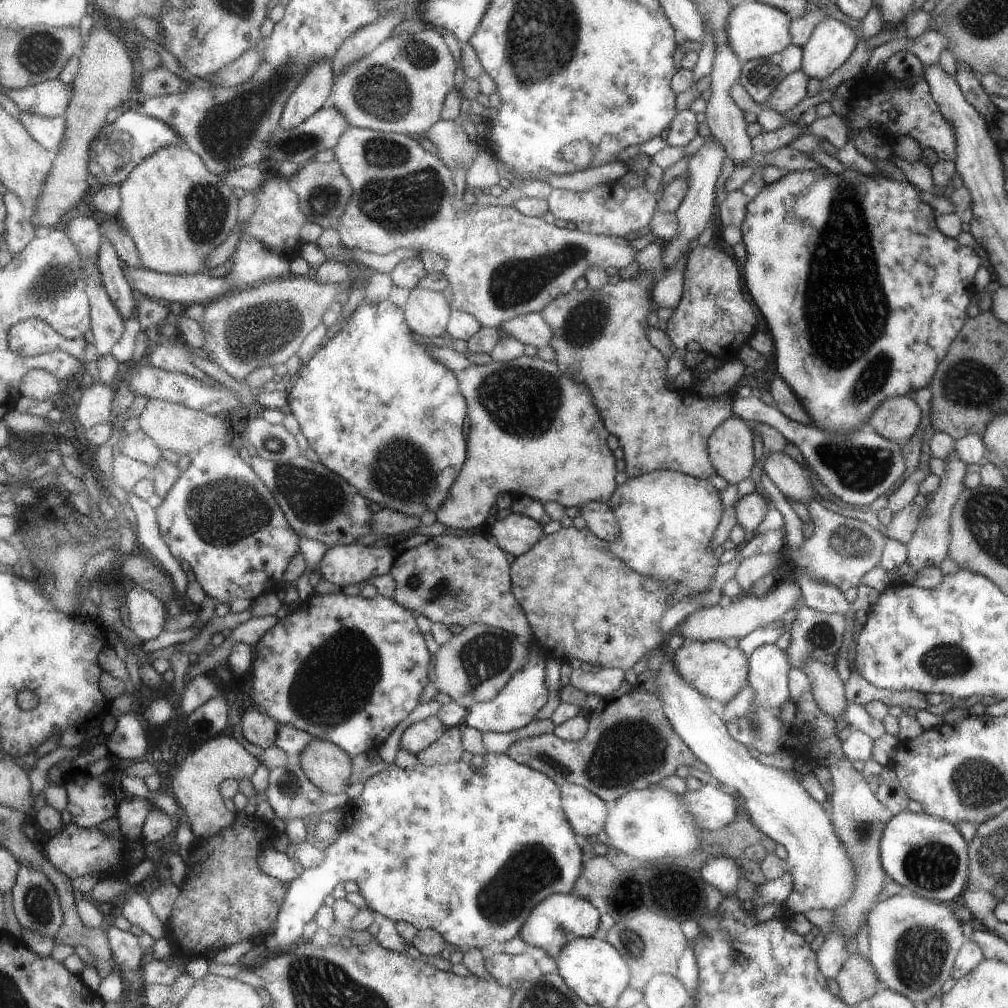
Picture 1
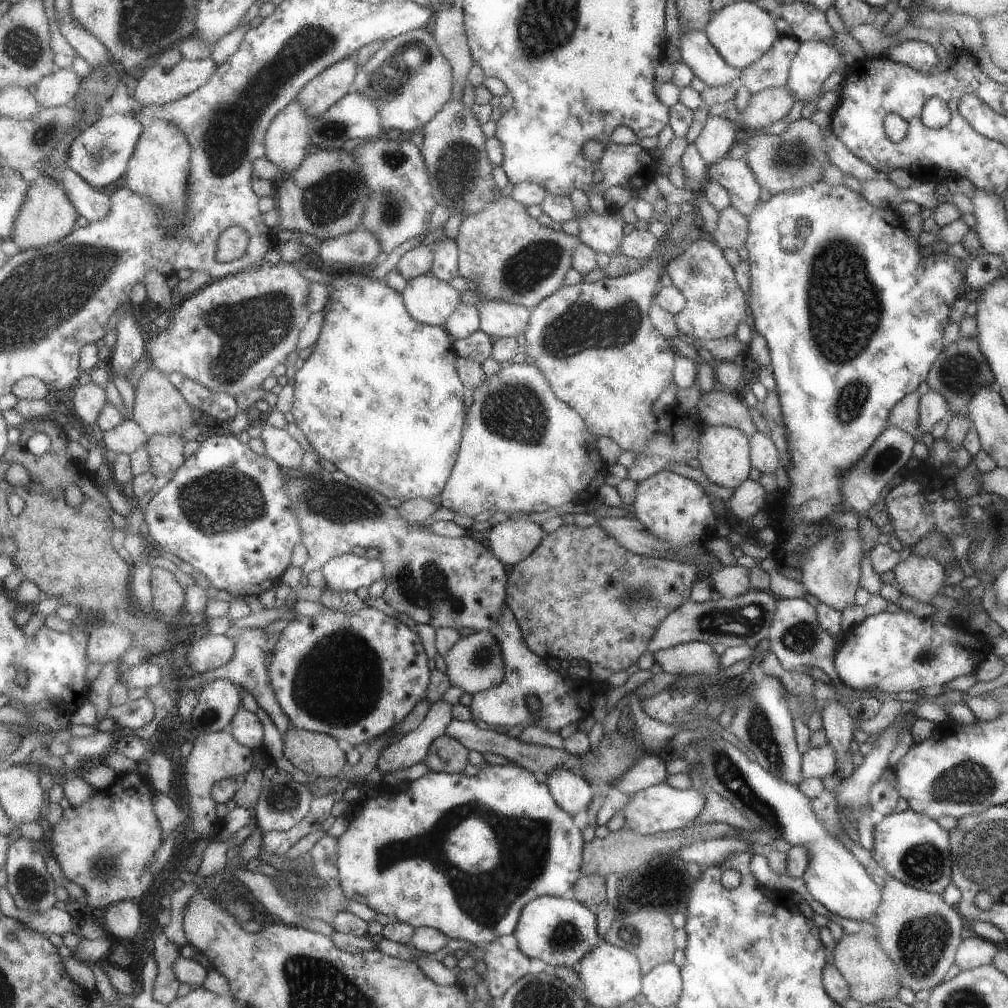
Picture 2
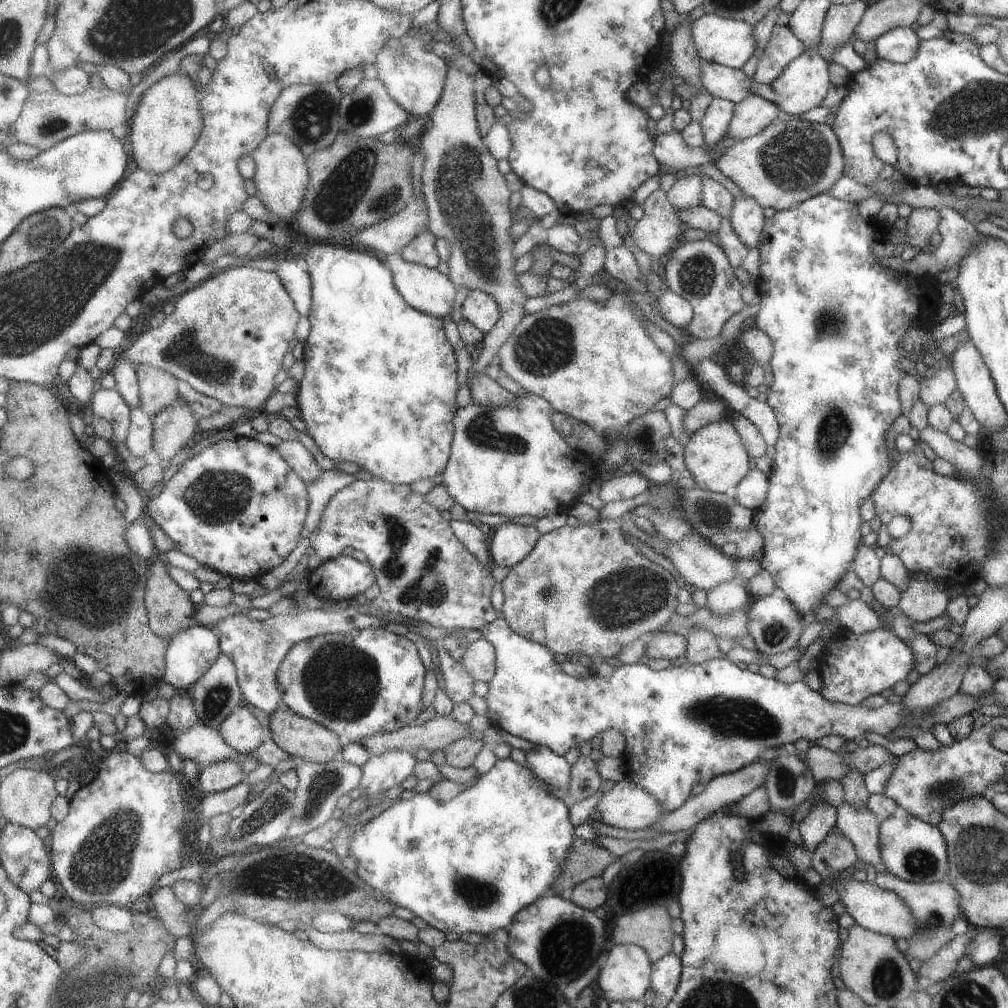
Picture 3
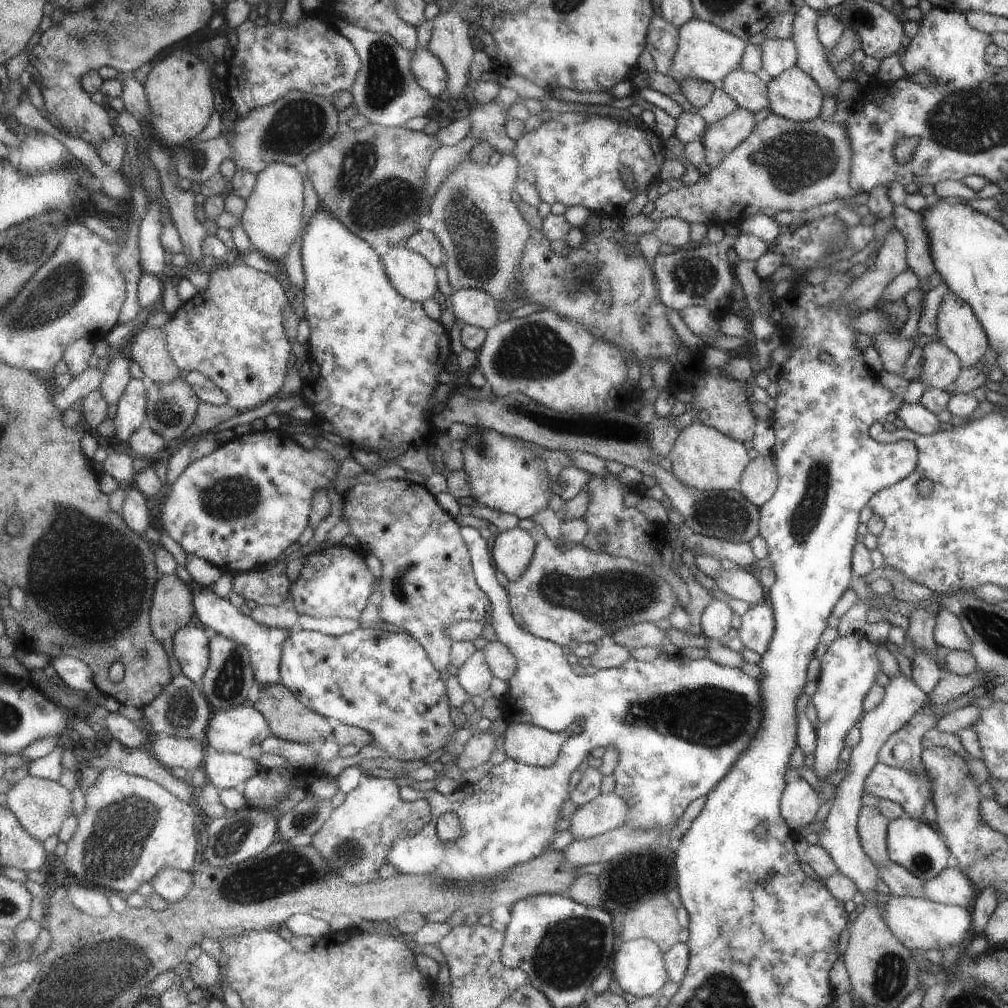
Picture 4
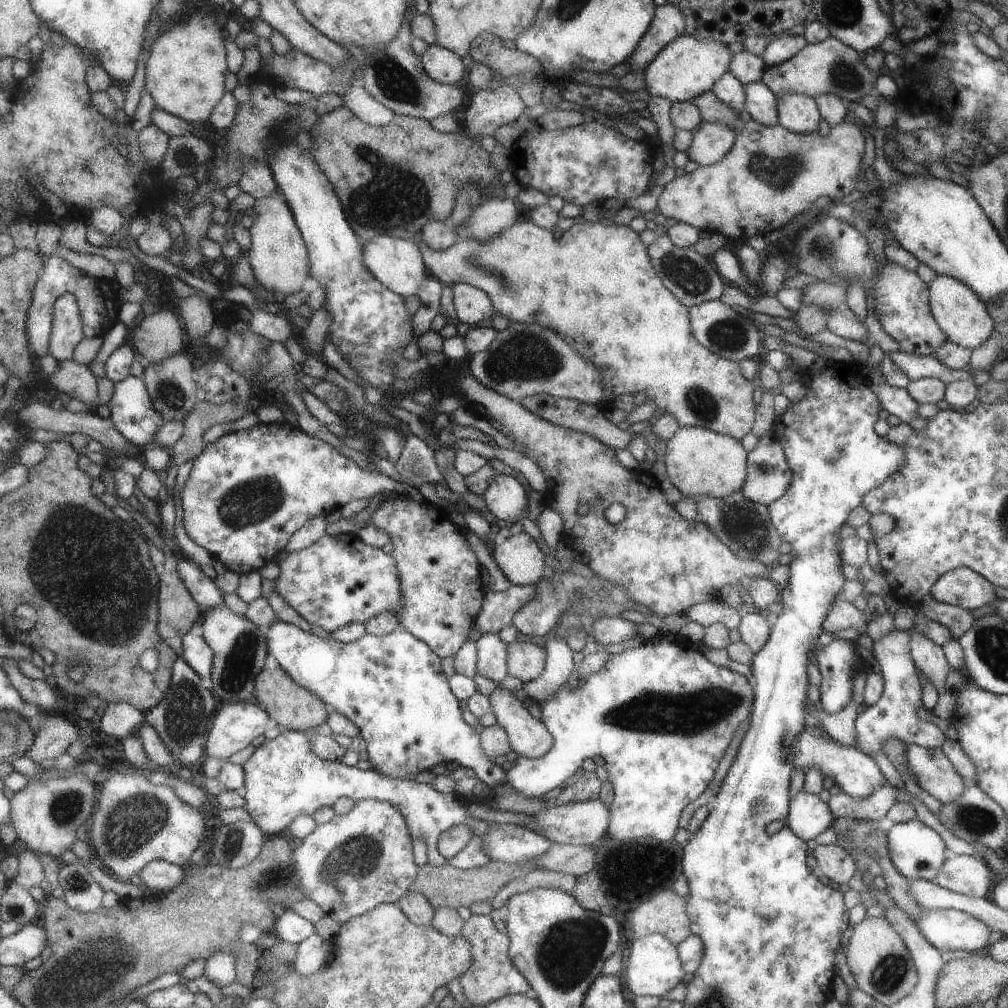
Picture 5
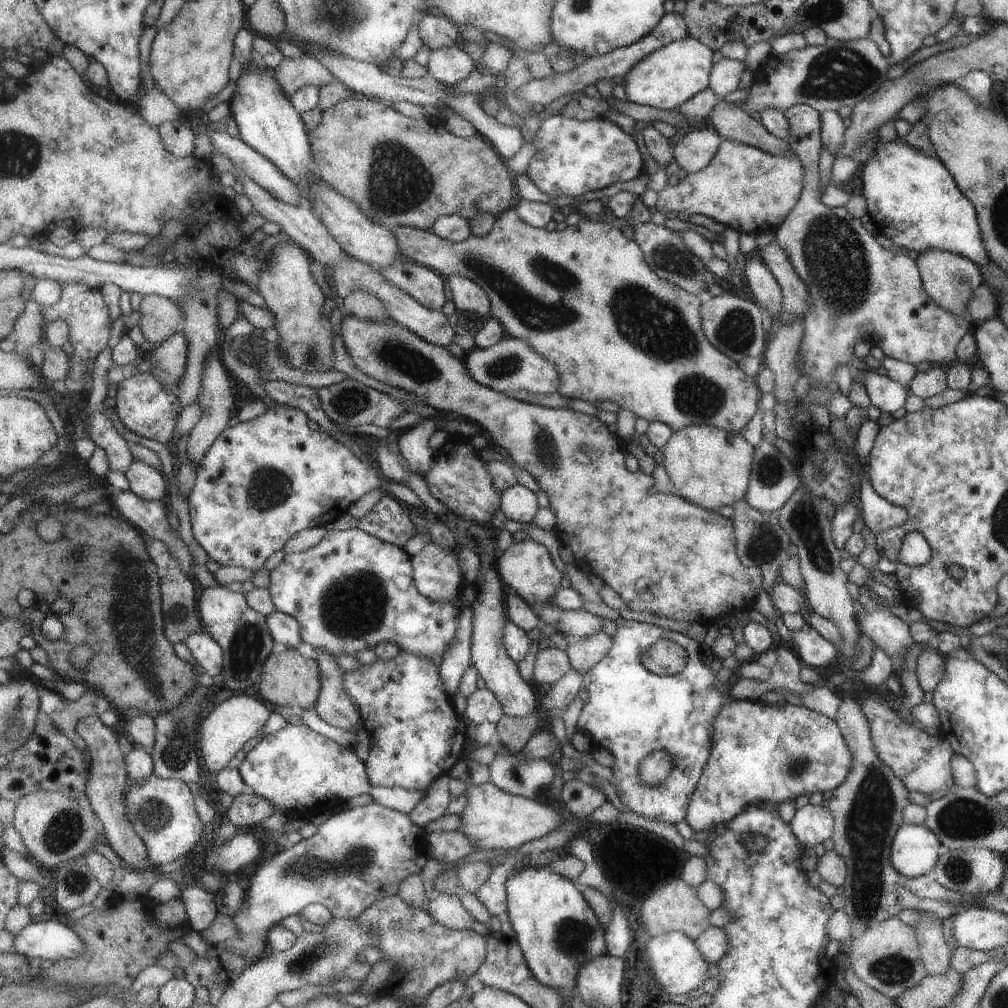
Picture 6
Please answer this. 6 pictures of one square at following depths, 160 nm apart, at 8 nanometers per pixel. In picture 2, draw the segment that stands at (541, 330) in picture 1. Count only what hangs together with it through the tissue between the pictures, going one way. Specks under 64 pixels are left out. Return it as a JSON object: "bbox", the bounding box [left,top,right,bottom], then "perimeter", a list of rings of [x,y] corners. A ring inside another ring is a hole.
{"bbox":[476,299,532,337],"perimeter":[[[501,299],[476,303],[480,314],[480,329],[494,337],[514,337],[527,330],[532,310]]]}

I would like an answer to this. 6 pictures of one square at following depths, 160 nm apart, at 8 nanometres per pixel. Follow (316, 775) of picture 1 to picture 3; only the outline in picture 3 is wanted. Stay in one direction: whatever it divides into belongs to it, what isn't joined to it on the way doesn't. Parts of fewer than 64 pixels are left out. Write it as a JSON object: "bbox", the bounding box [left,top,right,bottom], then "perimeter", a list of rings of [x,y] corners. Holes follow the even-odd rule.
{"bbox":[268,706,345,763],"perimeter":[[[279,706],[273,714],[268,715],[270,720],[269,735],[270,738],[287,754],[299,757],[307,762],[311,763],[327,763],[331,760],[339,758],[341,750],[343,750],[345,743],[343,739],[329,730],[329,728],[309,720],[309,718],[303,718],[299,714],[295,714],[293,710],[289,710],[287,706]]]}

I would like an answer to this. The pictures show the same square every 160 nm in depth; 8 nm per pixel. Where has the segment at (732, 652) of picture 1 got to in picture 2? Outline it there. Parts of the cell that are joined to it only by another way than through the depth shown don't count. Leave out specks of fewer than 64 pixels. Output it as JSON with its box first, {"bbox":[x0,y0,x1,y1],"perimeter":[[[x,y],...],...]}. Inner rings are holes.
{"bbox":[653,641,718,675],"perimeter":[[[689,641],[679,643],[653,654],[655,664],[663,672],[679,675],[707,675],[715,672],[718,658],[709,643]]]}

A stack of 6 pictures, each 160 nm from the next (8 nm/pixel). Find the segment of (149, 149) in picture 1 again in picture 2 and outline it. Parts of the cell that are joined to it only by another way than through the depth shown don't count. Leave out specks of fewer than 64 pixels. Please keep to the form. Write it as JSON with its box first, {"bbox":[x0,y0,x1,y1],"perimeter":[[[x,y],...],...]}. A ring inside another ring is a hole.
{"bbox":[66,111,143,191],"perimeter":[[[135,111],[128,114],[109,112],[87,126],[71,142],[66,164],[96,189],[101,190],[113,184],[111,188],[107,188],[110,191],[124,180],[125,173],[128,172],[128,162],[132,160],[143,132],[143,123],[137,119]]]}

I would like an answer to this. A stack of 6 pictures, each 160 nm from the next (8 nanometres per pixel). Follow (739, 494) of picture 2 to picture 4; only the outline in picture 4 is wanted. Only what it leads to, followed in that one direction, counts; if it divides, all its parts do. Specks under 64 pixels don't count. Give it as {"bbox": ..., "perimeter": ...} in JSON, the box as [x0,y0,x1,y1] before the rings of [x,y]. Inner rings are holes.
{"bbox":[736,452,778,507],"perimeter":[[[770,452],[765,456],[757,455],[745,465],[736,490],[747,502],[760,507],[775,492],[777,481],[778,474]]]}

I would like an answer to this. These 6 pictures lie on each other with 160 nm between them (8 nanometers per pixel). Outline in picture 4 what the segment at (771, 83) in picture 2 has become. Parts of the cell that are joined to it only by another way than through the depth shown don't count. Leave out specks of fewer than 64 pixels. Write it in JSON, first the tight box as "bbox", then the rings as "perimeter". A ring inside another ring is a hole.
{"bbox":[760,38,796,80],"perimeter":[[[765,38],[760,44],[760,49],[760,74],[767,80],[796,63],[796,46],[789,39]]]}

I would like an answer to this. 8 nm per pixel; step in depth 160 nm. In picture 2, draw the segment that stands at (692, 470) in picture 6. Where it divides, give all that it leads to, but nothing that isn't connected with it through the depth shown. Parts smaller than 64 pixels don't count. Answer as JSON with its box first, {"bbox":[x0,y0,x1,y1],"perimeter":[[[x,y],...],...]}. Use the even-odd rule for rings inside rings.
{"bbox":[697,425,752,489],"perimeter":[[[709,425],[698,438],[697,462],[707,480],[717,487],[734,489],[739,486],[752,468],[748,455],[748,438],[735,427]]]}

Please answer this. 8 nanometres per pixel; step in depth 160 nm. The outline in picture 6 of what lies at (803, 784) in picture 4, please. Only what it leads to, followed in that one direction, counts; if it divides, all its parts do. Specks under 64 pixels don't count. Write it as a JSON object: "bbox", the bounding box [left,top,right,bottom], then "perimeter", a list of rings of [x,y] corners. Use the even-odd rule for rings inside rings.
{"bbox":[789,804,832,848],"perimeter":[[[805,804],[795,810],[789,827],[803,847],[812,848],[831,837],[832,817],[822,805]]]}

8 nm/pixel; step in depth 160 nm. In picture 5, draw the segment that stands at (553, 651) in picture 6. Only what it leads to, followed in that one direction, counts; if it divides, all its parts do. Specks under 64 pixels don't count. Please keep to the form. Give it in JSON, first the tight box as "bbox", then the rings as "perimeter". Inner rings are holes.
{"bbox":[508,641,548,683],"perimeter":[[[519,641],[510,644],[508,649],[508,674],[520,679],[523,683],[537,680],[548,665],[548,650],[530,641]]]}

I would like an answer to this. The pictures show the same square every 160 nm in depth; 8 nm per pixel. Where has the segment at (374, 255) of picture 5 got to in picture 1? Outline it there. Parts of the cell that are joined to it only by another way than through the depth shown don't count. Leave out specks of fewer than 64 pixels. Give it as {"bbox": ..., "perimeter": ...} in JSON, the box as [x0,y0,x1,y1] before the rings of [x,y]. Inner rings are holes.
{"bbox":[403,289,452,338],"perimeter":[[[414,289],[403,310],[415,334],[425,338],[446,337],[452,310],[440,292]]]}

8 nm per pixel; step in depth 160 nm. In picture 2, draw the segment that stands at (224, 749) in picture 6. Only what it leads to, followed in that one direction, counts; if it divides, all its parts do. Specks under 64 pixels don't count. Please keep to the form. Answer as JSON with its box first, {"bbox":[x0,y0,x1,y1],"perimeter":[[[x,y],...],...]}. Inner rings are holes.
{"bbox":[229,707,265,749],"perimeter":[[[243,707],[233,717],[229,730],[241,744],[252,749],[260,748],[263,744],[263,738],[265,738],[265,726],[263,726],[261,718],[255,712]]]}

